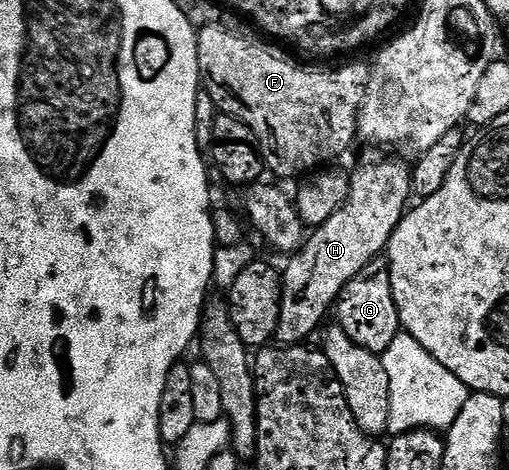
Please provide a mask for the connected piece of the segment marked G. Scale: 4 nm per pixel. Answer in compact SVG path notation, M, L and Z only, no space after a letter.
M378 257L373 259L371 265L363 265L363 270L360 273L355 273L355 277L351 277L351 281L347 281L340 299L335 304L336 315L336 326L341 327L343 333L347 333L347 337L351 337L351 341L355 341L355 345L363 345L363 349L367 349L371 353L379 356L384 355L386 349L391 345L391 341L395 341L395 337L402 334L403 331L399 309L395 305L395 297L391 289L388 258Z

